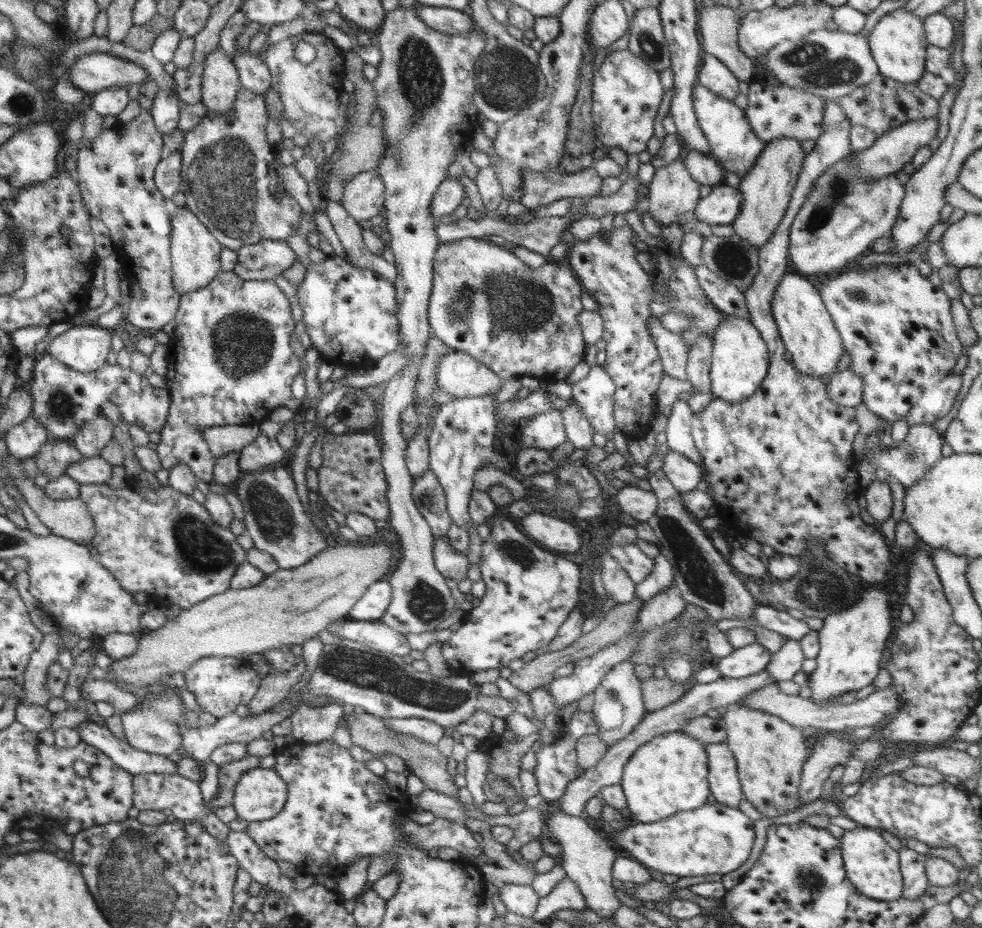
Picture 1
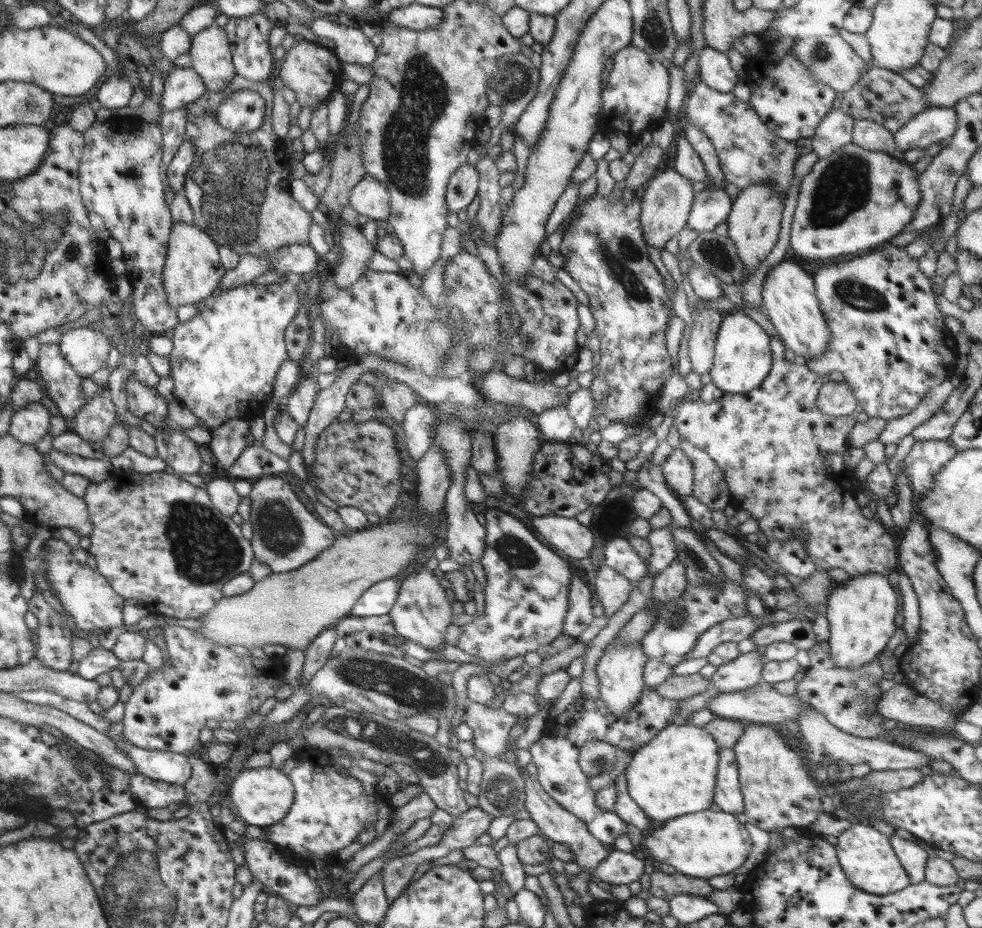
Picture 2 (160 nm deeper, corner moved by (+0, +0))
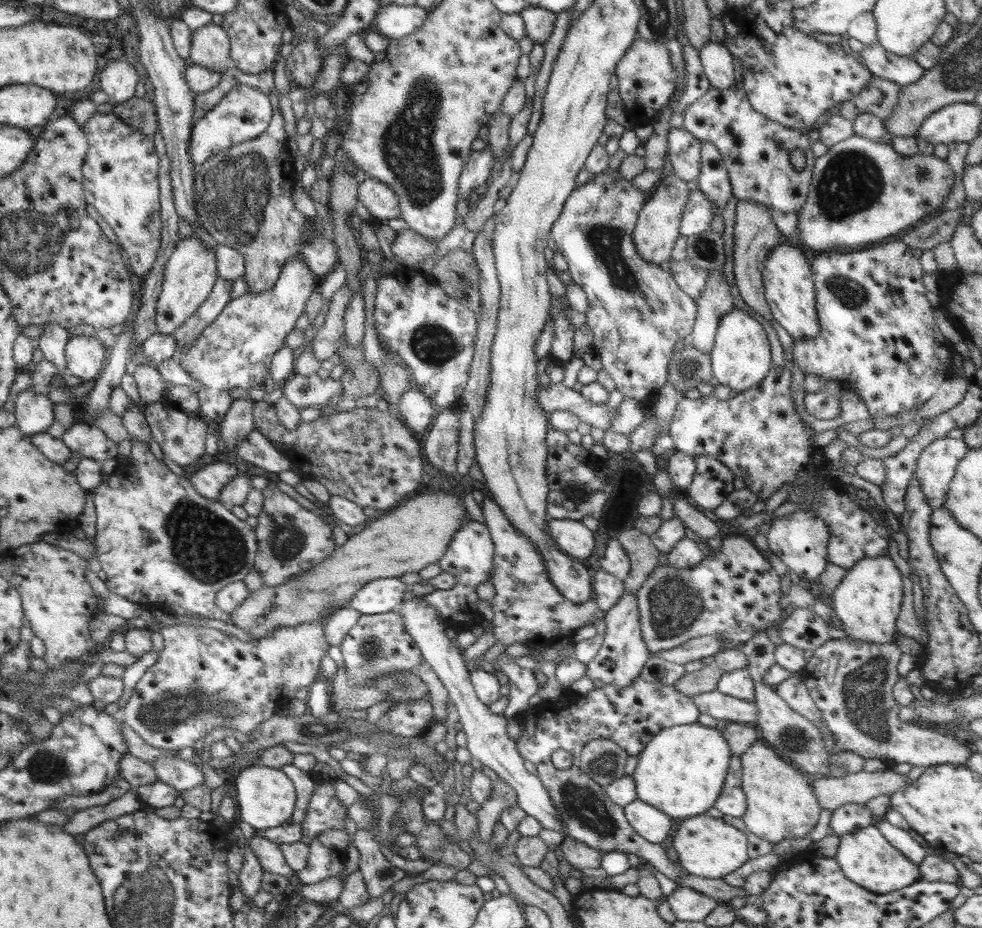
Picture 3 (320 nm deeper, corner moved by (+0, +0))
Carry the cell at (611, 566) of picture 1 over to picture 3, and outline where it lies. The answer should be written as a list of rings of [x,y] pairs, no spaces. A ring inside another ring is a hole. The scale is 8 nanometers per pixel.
[[[601,569],[594,574],[592,588],[593,598],[591,606],[598,606],[599,615],[610,611],[610,608],[618,600],[621,600],[620,596],[625,592],[625,586],[622,580]]]

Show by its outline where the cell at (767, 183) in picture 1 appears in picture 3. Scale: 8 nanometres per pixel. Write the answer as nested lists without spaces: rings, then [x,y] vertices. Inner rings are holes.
[[[740,200],[736,207],[736,221],[734,225],[734,276],[742,300],[756,314],[772,322],[775,321],[772,311],[765,299],[765,290],[761,270],[765,265],[767,254],[782,242],[782,234],[770,215],[769,207],[752,200]]]

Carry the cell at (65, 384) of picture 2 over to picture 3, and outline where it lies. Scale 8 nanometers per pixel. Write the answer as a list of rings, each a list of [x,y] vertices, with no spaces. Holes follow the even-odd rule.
[[[56,323],[45,324],[42,335],[39,336],[39,349],[43,359],[57,368],[57,374],[68,366],[65,356],[65,346],[70,333],[63,326]]]

